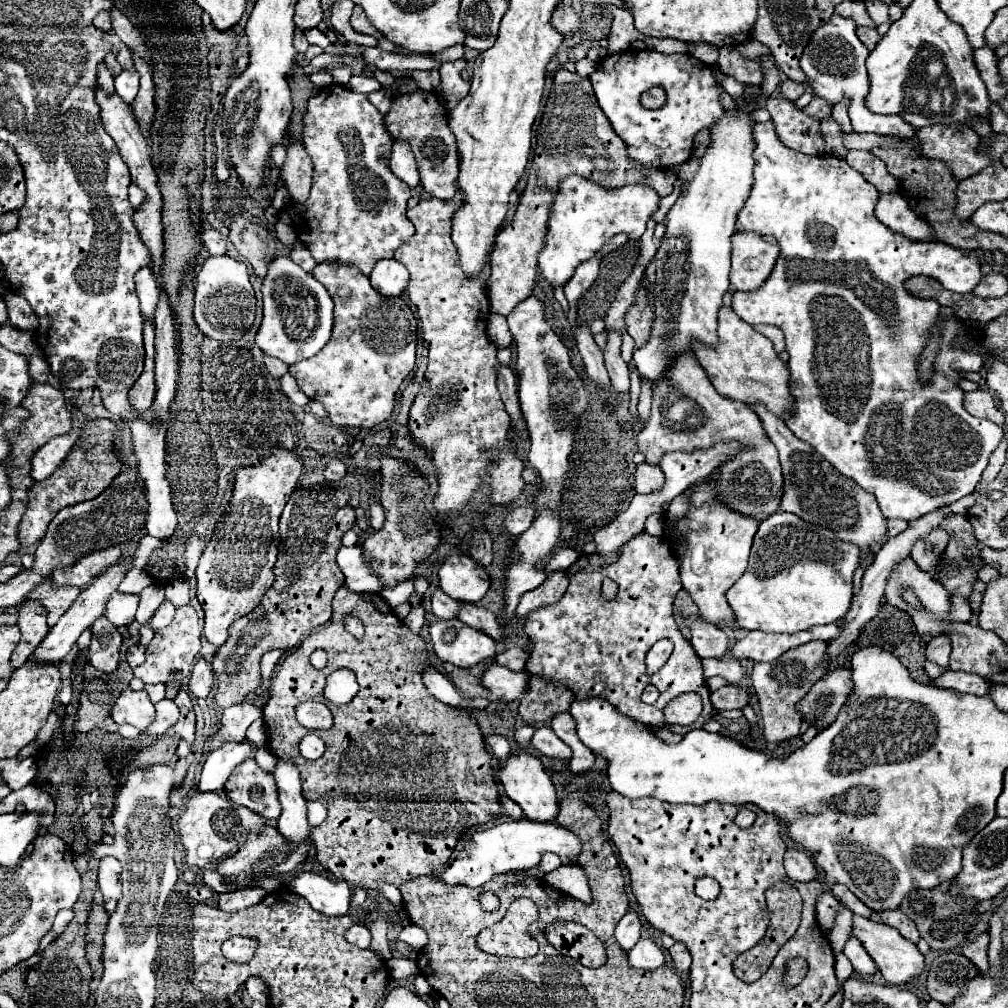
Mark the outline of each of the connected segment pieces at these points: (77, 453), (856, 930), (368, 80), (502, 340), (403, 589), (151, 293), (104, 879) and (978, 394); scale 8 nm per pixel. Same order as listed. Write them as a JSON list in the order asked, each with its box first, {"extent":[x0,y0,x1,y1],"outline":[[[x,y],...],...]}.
[{"extent":[18,419,122,549],"outline":[[[96,419],[88,421],[84,425],[78,441],[74,443],[74,447],[70,449],[66,459],[56,467],[56,471],[44,481],[34,481],[32,489],[28,491],[28,509],[26,509],[26,513],[20,521],[20,529],[18,529],[20,547],[26,549],[26,547],[38,543],[44,537],[48,523],[56,517],[56,513],[62,507],[76,505],[76,503],[98,497],[112,483],[112,479],[122,471],[122,463],[120,463],[120,459],[116,455],[116,447],[114,447],[116,423],[110,419],[100,419],[100,423],[102,425],[96,425]]]},{"extent":[852,915,924,985],"outline":[[[854,915],[854,919],[852,919],[852,935],[862,943],[862,947],[868,951],[868,955],[874,959],[876,967],[880,969],[882,977],[892,985],[908,983],[914,977],[918,977],[920,971],[924,969],[924,957],[918,951],[918,947],[914,943],[910,943],[908,939],[904,939],[896,929],[892,929],[892,927],[888,927],[884,923],[876,923],[872,919],[864,919],[860,915]]]},{"extent":[348,75,378,93],"outline":[[[358,75],[358,77],[352,77],[350,83],[348,83],[348,89],[356,91],[356,93],[372,93],[372,91],[378,91],[378,81],[372,79],[372,77],[364,77],[364,75]]]},{"extent":[486,315,512,347],"outline":[[[490,315],[486,333],[488,333],[488,339],[496,347],[508,347],[512,343],[512,335],[510,335],[510,329],[508,329],[507,319],[504,315]]]},{"extent":[380,579,414,607],"outline":[[[406,579],[406,581],[398,583],[396,587],[384,587],[384,589],[380,591],[380,595],[388,601],[390,607],[398,607],[398,605],[402,605],[402,603],[406,603],[406,601],[410,599],[412,591],[414,591],[412,579]]]},{"extent":[134,267,158,319],"outline":[[[142,267],[134,281],[136,281],[138,299],[140,299],[140,305],[142,305],[142,315],[146,319],[154,319],[154,311],[156,311],[156,303],[158,303],[158,287],[156,287],[152,269]]]},{"extent":[98,857,122,899],"outline":[[[114,857],[100,859],[98,867],[98,887],[104,899],[120,899],[122,885],[120,885],[120,861]]]},{"extent":[964,391,1006,425],"outline":[[[970,391],[970,393],[964,393],[964,407],[968,413],[976,415],[976,417],[982,417],[982,419],[990,419],[990,421],[996,421],[998,425],[1004,425],[1006,423],[1006,415],[1002,413],[1002,409],[998,409],[994,405],[994,399],[988,391]]]}]

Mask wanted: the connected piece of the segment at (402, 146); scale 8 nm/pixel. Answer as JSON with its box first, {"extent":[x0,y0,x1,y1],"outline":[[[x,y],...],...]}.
{"extent":[390,141,420,189],"outline":[[[396,141],[392,145],[392,157],[390,157],[390,169],[392,173],[408,183],[412,189],[418,187],[420,177],[418,177],[418,167],[414,161],[414,155],[410,151],[410,145],[406,141]]]}

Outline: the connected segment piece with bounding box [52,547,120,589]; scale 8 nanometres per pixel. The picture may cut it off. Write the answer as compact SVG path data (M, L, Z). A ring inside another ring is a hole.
M120 547L86 553L84 557L80 557L80 561L76 561L76 565L72 565L72 569L56 569L56 573L52 573L52 579L58 585L74 585L84 589L94 581L96 575L100 575L104 567L110 567L112 563L116 563L118 557L120 557Z

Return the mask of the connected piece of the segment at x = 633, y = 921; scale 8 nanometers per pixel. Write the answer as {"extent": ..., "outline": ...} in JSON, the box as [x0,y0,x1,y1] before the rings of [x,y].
{"extent":[616,909,642,951],"outline":[[[630,909],[630,911],[620,919],[620,923],[618,923],[618,927],[616,927],[616,939],[618,939],[618,943],[620,943],[620,947],[622,947],[624,951],[632,949],[632,947],[638,943],[638,939],[640,939],[640,929],[642,929],[640,917],[638,917],[638,913],[634,913],[634,911]]]}

